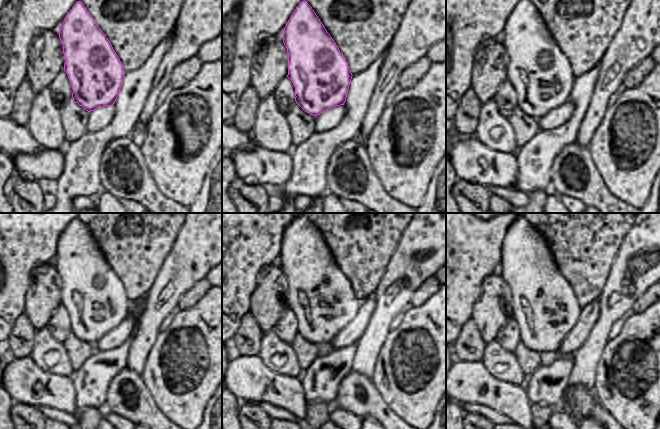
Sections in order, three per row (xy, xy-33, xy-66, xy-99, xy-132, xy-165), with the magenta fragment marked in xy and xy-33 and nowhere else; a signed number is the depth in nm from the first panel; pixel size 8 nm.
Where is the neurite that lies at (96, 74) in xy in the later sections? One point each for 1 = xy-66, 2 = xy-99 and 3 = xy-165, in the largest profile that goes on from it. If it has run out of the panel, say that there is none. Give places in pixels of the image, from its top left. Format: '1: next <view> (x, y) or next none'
1: next xy-66 (542, 75)
2: next xy-99 (95, 297)
3: next xy-165 (543, 302)

